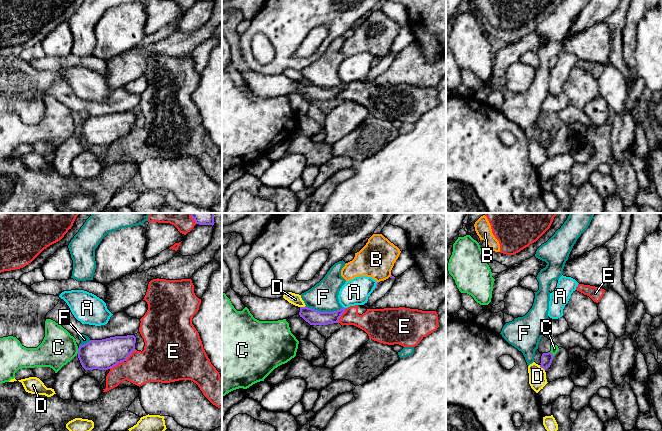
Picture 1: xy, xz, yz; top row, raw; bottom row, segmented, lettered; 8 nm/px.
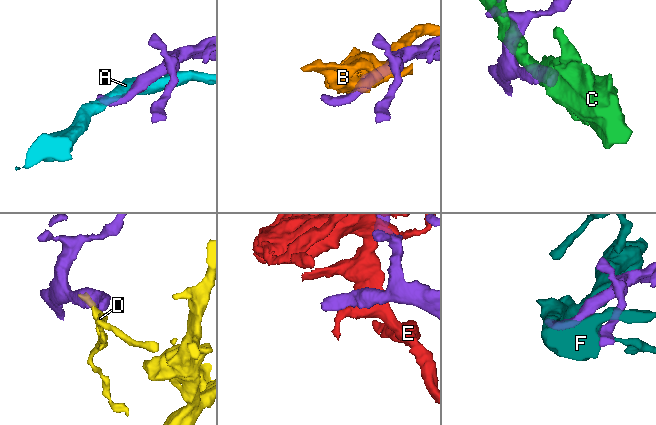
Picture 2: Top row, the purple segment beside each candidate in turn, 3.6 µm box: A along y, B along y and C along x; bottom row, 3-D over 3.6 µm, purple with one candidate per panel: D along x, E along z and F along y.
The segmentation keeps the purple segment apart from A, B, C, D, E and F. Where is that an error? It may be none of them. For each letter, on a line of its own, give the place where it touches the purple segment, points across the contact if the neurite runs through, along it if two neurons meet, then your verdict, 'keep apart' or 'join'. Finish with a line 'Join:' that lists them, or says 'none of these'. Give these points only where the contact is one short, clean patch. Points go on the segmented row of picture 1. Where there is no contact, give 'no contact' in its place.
A: meets purple in xz at (343, 307); keep apart
B: no contact; keep apart
C: meets purple in xy at (78, 351); border along xy (78, 348), (76, 353); keep apart
D: meets purple in yz at (542, 367); border along yz (539, 365), (544, 370); keep apart
E: meets purple in xz at (341, 314); keep apart
F: meets purple in xz at (324, 312); keep apart
Join: none of these

